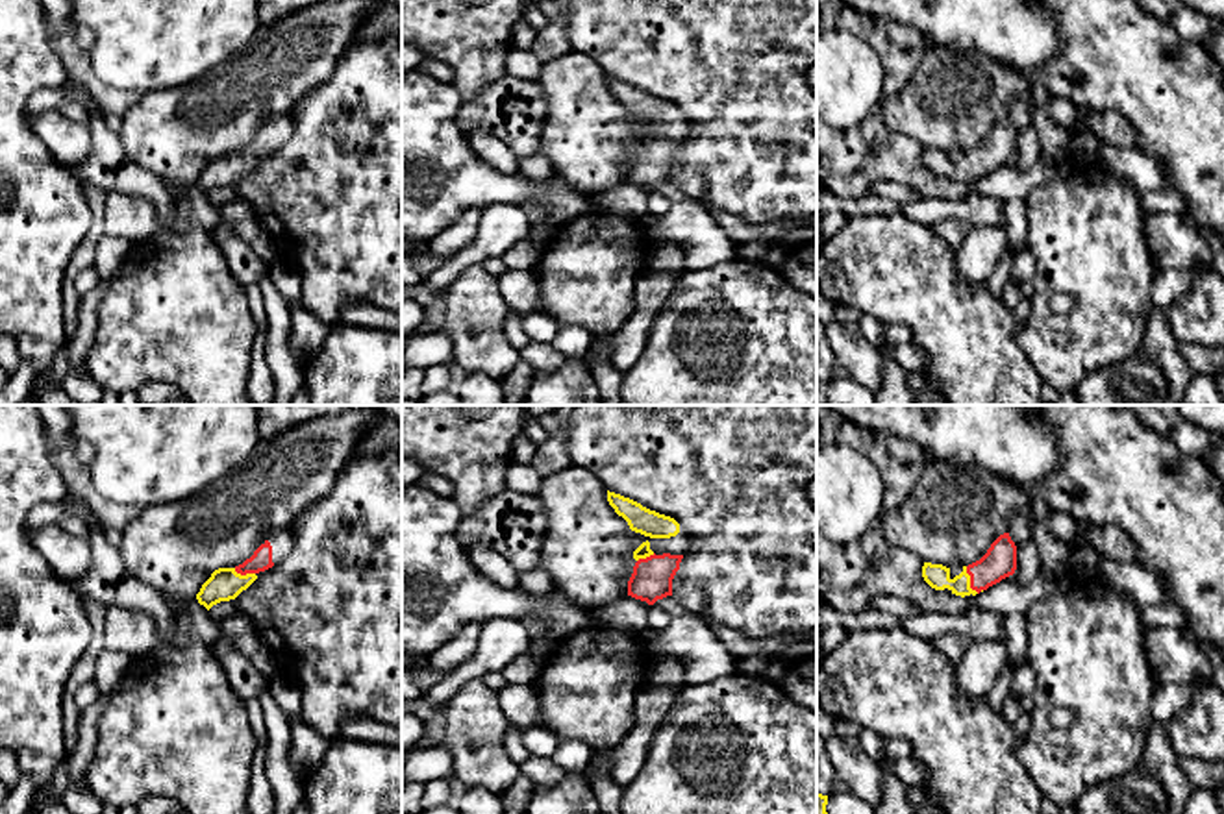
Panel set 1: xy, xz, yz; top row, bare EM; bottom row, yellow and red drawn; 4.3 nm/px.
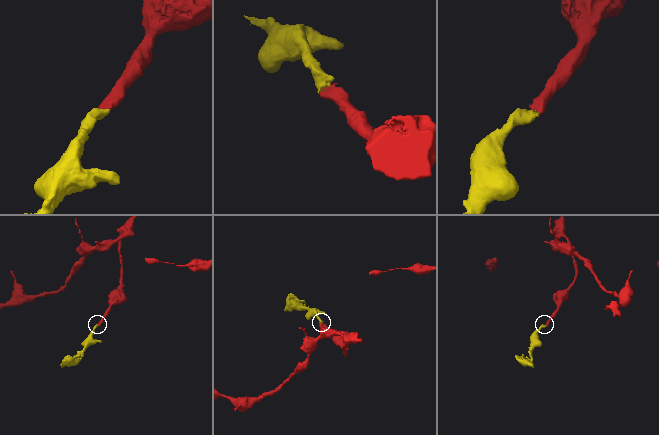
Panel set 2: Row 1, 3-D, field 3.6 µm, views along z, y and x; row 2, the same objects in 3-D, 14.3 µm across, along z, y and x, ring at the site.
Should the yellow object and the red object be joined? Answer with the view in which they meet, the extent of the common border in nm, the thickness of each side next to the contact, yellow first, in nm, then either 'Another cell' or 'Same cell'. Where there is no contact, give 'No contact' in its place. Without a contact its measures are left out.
Touches yellow in yz. Shared border 130 nm. Thickness 110 nm (yellow) against 140 nm. Same cell

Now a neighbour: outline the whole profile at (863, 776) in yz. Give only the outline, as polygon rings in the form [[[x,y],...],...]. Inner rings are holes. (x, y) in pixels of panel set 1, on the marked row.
[[[833,733],[824,742],[835,775],[848,784],[850,792],[876,808],[883,796],[881,764],[863,751],[856,736]]]

